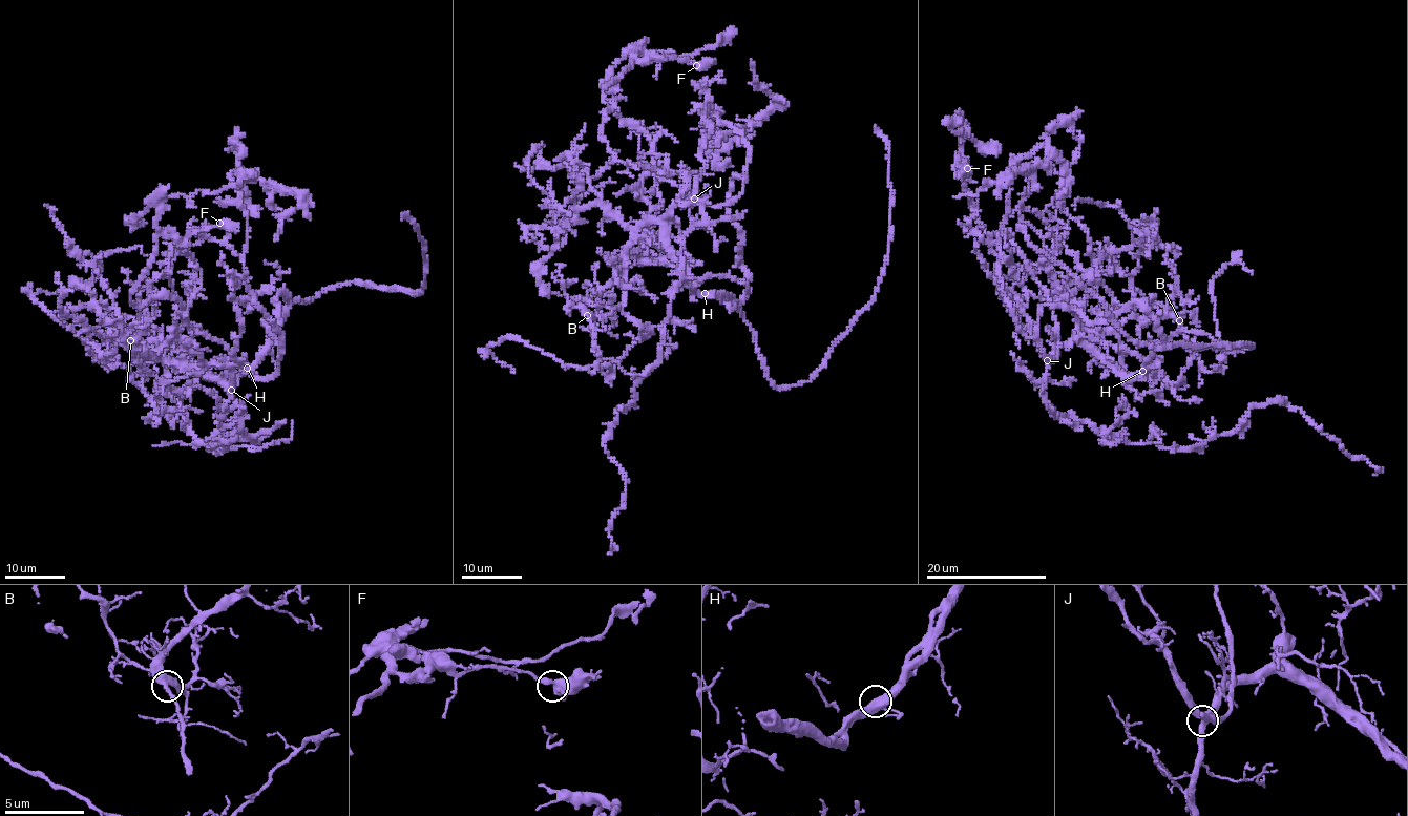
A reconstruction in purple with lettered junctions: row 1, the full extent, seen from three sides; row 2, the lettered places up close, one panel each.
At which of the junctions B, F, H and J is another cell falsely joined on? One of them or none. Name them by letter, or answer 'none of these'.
none of these

